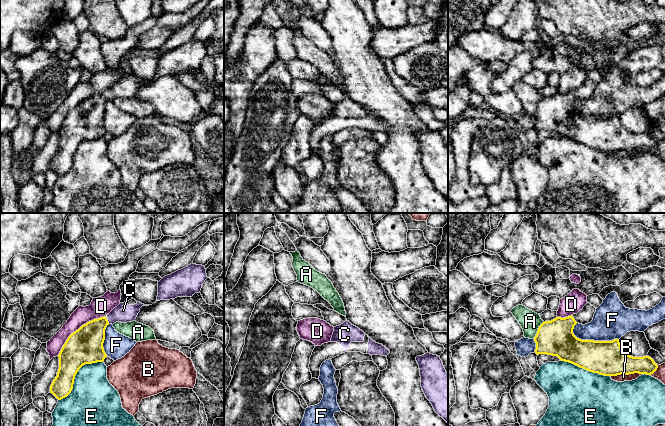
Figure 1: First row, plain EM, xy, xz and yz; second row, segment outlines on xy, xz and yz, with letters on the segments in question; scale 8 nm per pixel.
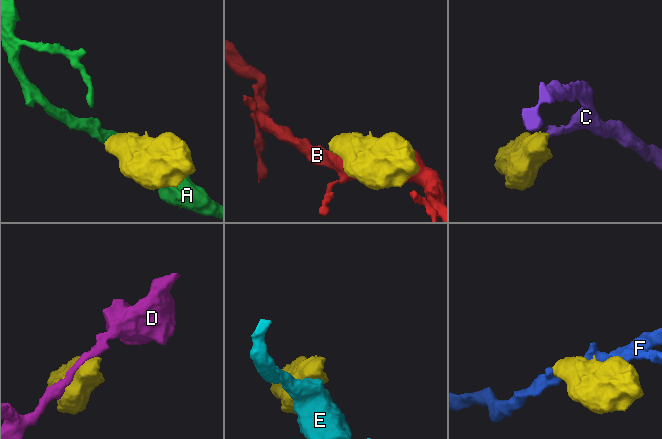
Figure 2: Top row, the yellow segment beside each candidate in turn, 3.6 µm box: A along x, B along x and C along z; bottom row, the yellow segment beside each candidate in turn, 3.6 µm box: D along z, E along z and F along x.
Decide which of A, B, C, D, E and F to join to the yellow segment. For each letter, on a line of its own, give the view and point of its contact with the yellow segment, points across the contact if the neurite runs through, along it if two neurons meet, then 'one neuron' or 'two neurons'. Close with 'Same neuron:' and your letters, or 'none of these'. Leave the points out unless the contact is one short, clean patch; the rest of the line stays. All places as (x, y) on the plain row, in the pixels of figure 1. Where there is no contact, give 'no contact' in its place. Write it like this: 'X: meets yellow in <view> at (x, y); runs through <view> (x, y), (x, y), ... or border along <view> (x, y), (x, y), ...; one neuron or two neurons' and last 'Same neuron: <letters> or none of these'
A: meets yellow in yz at (538, 106); border along yz (543, 97), (533, 114); two neurons
B: meets yellow in yz at (626, 150); two neurons
C: meets yellow in xy at (107, 96); runs through xy (86, 119), (107, 96), (123, 89); one neuron
D: meets yellow in xy at (78, 105); two neurons
E: meets yellow in xy at (75, 151); two neurons
F: meets yellow in yz at (593, 116); two neurons
Same neuron: C

